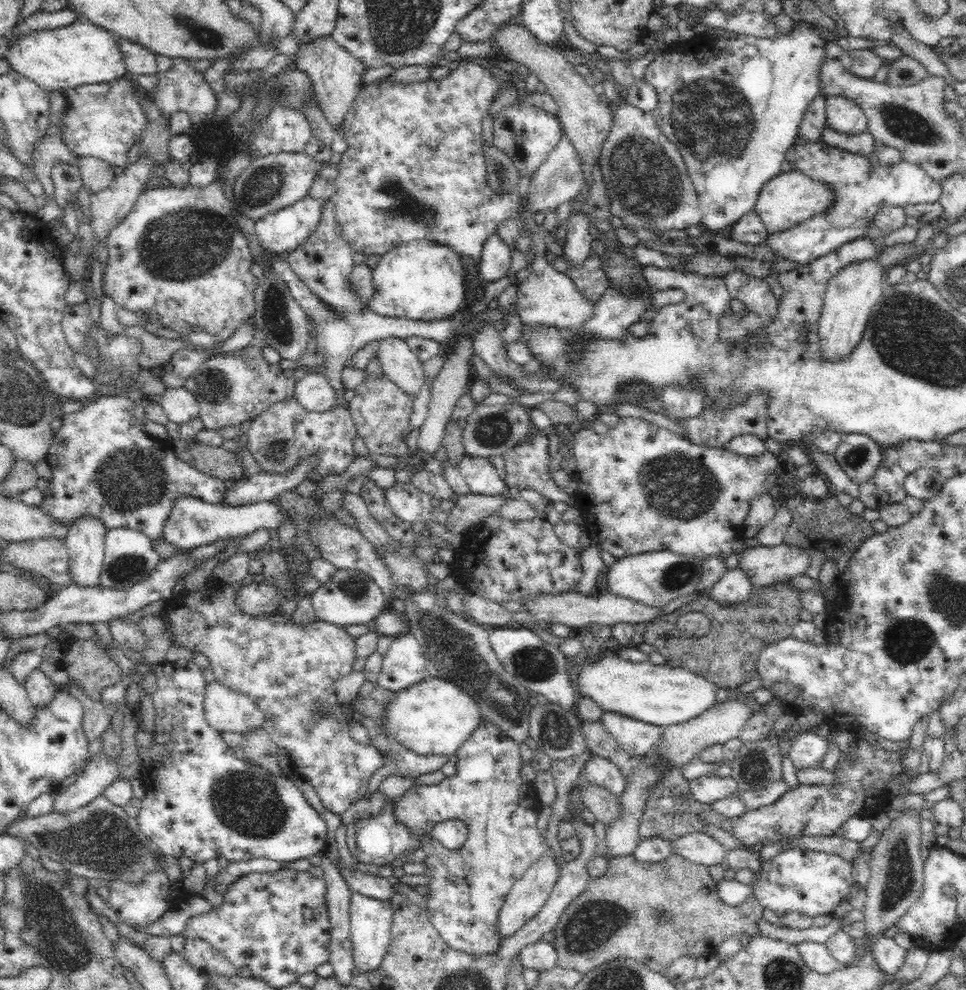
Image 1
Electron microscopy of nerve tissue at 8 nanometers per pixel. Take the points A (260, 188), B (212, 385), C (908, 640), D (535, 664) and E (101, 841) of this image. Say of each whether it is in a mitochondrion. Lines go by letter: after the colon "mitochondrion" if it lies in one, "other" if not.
A: mitochondrion
B: mitochondrion
C: mitochondrion
D: mitochondrion
E: mitochondrion

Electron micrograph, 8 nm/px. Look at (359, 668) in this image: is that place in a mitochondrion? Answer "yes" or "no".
no

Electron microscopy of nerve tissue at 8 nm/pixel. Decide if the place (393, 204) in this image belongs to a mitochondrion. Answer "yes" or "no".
yes

